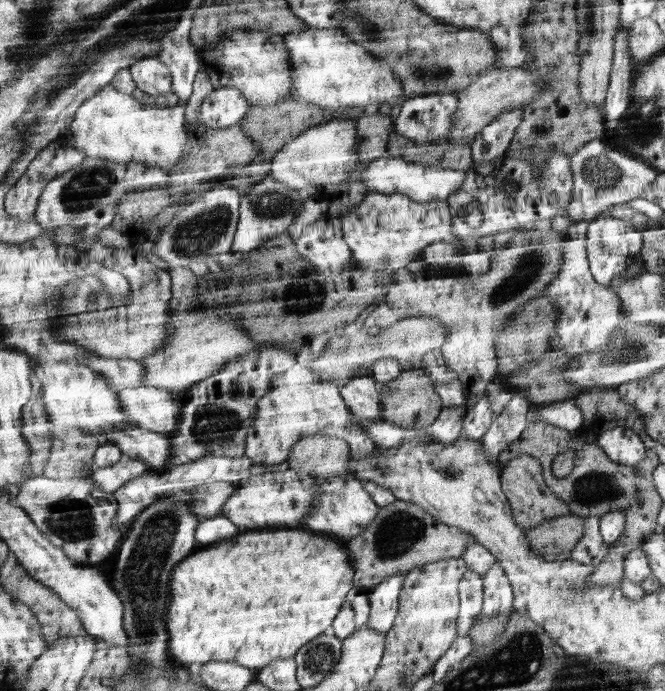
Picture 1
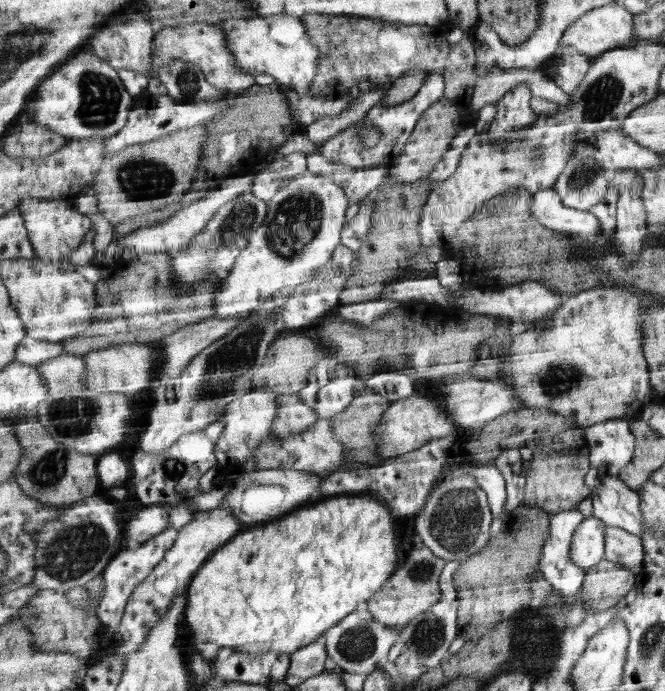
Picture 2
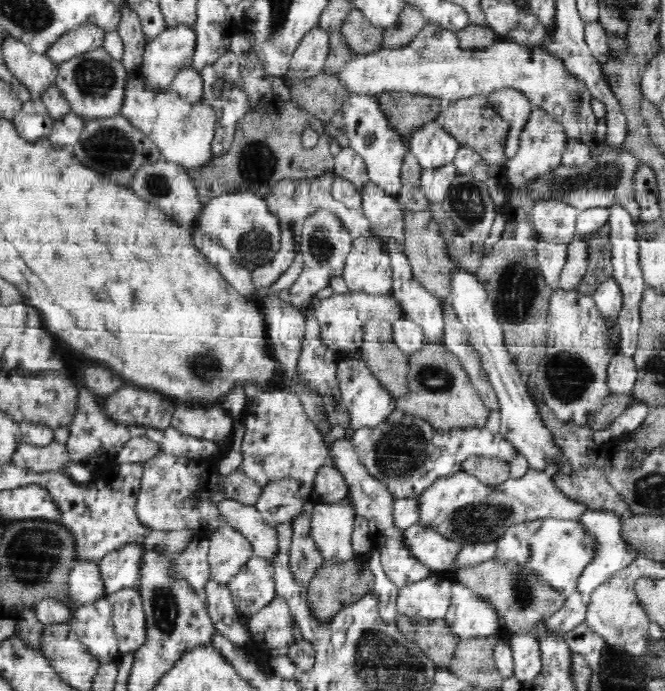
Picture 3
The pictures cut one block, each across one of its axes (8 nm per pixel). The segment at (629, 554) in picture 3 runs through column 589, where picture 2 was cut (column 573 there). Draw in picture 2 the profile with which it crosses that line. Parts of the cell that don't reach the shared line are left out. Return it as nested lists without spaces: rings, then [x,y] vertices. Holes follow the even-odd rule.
[[[573,509],[551,514],[551,534],[541,553],[541,572],[564,596],[577,595],[584,585],[585,570],[571,560],[573,535],[581,521],[587,518]]]

